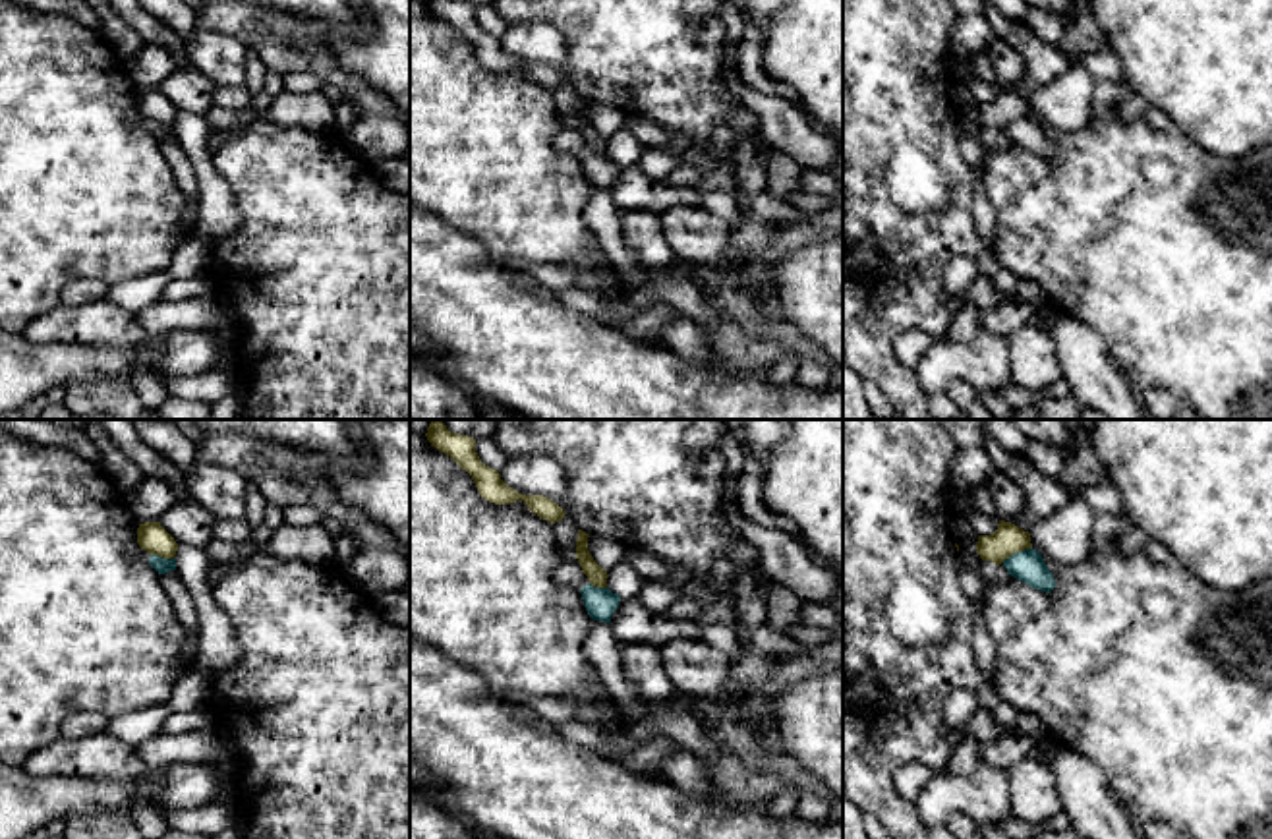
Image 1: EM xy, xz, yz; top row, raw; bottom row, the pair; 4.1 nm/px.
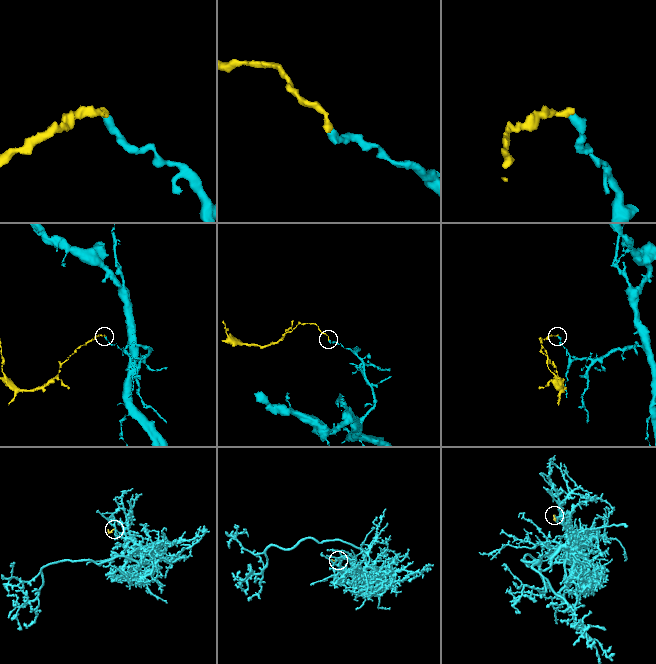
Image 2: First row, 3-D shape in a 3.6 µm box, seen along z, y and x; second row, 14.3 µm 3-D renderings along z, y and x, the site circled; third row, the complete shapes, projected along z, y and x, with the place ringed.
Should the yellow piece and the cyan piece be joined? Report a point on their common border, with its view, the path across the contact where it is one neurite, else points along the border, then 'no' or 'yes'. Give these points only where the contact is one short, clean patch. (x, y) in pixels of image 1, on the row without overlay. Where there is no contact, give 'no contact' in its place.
meets yellow in yz at (1015, 118); border along yz (1031, 113), (1013, 118), (1002, 128); no

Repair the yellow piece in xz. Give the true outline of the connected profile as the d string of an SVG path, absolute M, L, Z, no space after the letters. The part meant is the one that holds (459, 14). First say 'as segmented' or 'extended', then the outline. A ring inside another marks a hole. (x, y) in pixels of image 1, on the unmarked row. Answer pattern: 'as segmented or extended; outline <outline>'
as segmented; outline M425 0L431 14L450 23L462 37L466 37L479 62L495 72L510 72L524 68L526 73L539 85L555 91L564 85L564 77L543 62L522 62L508 54L501 41L485 33L476 19L476 6L460 0Z

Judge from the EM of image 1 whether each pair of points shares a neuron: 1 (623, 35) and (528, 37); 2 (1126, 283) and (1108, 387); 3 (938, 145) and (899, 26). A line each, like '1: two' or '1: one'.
1: two
2: two
3: one

